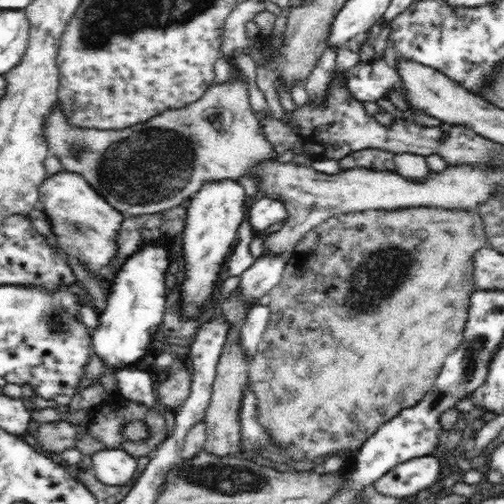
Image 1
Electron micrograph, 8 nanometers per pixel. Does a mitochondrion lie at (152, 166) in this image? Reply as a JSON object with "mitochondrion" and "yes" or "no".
{"mitochondrion":"yes"}

